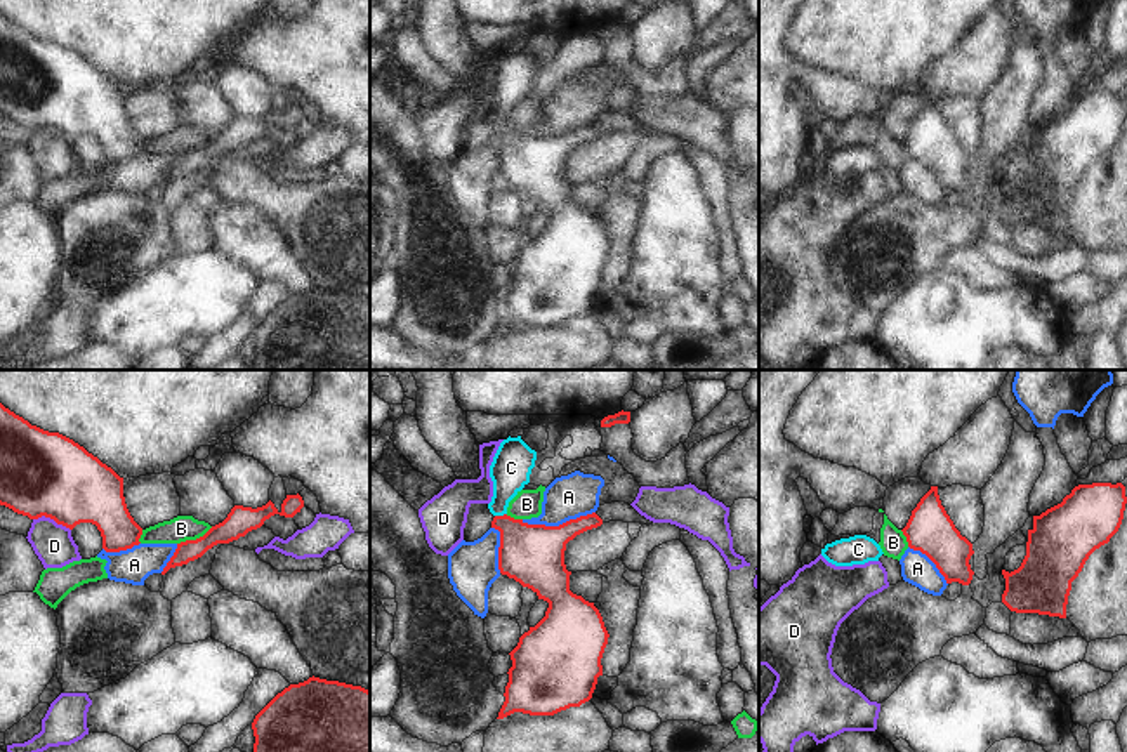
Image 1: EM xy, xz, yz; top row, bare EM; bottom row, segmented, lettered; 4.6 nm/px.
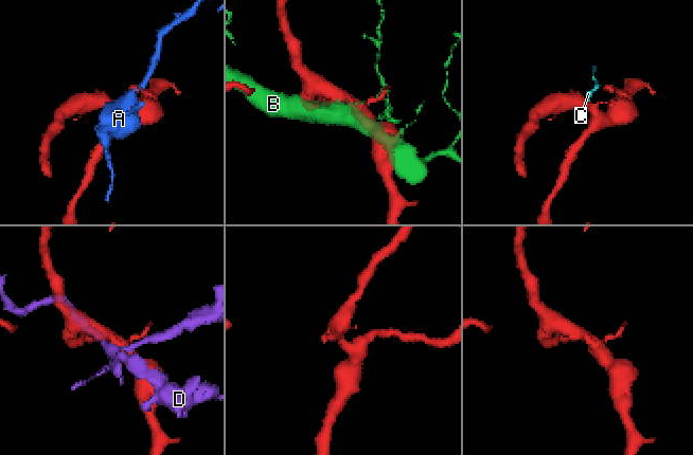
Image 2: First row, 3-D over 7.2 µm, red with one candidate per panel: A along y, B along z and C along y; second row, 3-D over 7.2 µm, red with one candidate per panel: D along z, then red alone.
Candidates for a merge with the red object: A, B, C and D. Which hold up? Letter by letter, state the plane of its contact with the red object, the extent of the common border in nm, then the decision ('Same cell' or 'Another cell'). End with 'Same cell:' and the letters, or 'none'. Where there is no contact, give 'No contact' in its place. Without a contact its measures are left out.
A: Touches red in xz. Shared border 340 nm. Another cell
B: Touches red in xy. Shared border 190 nm. Another cell
C: Touches red in xz. Shared border 60 nm. Same cell
D: Touches red in xy. Shared border 190 nm. Another cell
Same cell: C

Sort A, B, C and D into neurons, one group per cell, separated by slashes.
A / B / C / D

